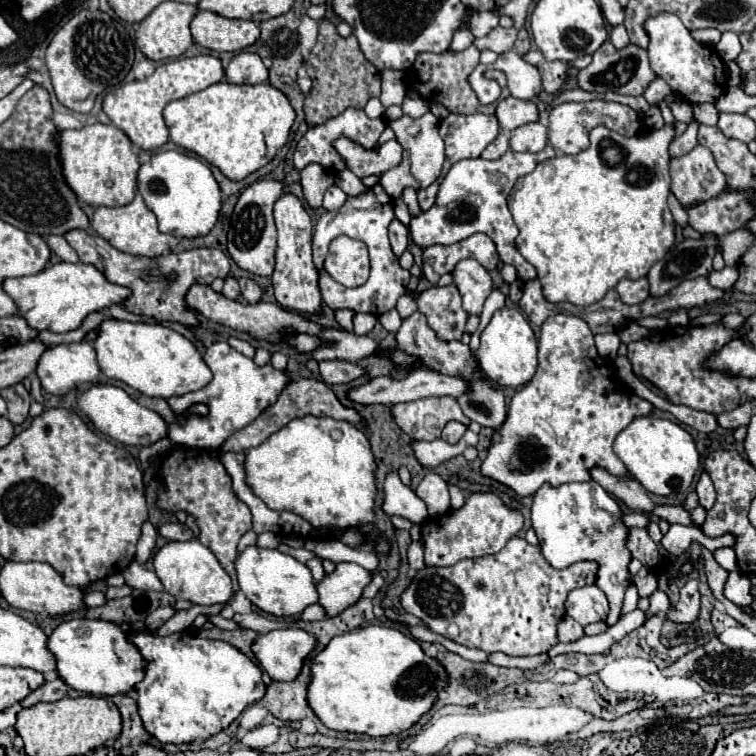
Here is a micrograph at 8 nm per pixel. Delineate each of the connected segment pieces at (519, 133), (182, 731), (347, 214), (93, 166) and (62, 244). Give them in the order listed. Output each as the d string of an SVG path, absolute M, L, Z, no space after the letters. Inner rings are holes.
M541 122L519 126L511 132L509 144L515 152L539 152L547 144L547 128Z
M131 632L127 638L145 660L145 676L133 688L137 692L137 712L145 730L161 744L183 744L215 736L247 704L261 700L265 694L261 668L227 642L207 640L193 632L175 632L171 636Z
M375 184L365 194L348 197L339 210L321 214L321 218L315 224L315 232L313 232L313 262L315 262L315 268L319 270L321 298L329 308L333 308L333 310L349 308L353 312L365 312L365 314L379 316L379 314L383 314L387 310L393 310L397 300L399 300L399 296L403 296L407 292L407 284L409 284L411 274L409 274L409 270L401 268L399 258L393 254L393 250L389 246L389 238L387 238L387 228L389 228L389 222L393 218L395 218L395 214L393 214L393 198L387 196L385 190L379 184ZM341 234L345 234L349 238L355 238L355 240L361 240L369 248L371 274L369 274L369 280L363 286L357 286L357 288L341 286L339 282L335 282L323 270L327 248L329 248L331 240L341 236Z
M95 122L79 130L59 130L57 146L61 150L61 168L65 182L77 194L79 202L89 206L125 206L137 190L137 152L125 132L113 124Z
M49 234L49 236L45 238L45 242L47 242L47 246L51 248L51 252L55 252L63 262L79 262L77 252L69 246L69 242L67 242L63 236L53 236L53 234Z

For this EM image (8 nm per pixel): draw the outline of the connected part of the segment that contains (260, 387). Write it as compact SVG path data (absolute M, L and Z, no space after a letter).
M227 342L211 344L203 352L203 362L213 372L213 380L201 390L195 390L195 392L189 392L189 394L183 394L183 396L173 396L167 402L177 414L185 412L191 404L205 402L209 406L209 414L205 418L201 418L201 416L187 418L185 426L171 424L167 436L177 446L187 446L187 448L197 448L197 450L219 450L221 444L231 434L245 428L267 406L271 406L277 400L277 396L281 394L281 390L289 382L289 378L285 376L283 370L275 370L271 364L257 366L251 358L239 354Z

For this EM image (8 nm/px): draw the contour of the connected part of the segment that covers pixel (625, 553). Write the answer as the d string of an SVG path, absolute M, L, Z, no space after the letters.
M569 482L557 488L543 484L533 496L531 524L537 532L541 552L553 568L567 568L579 560L599 562L595 584L605 592L609 600L607 624L613 626L619 620L623 594L625 588L629 586L627 564L631 560L631 552L625 546L627 528L623 526L621 516L611 514L595 504L595 500L603 500L603 498L609 498L609 494L601 486L591 482Z

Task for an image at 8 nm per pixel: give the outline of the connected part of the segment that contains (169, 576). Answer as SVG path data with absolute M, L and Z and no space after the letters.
M187 540L187 542L167 542L153 554L153 568L157 578L163 584L163 590L169 592L175 598L191 600L193 604L225 604L231 594L231 578L227 572L219 566L217 558L209 548L205 548L199 540Z

